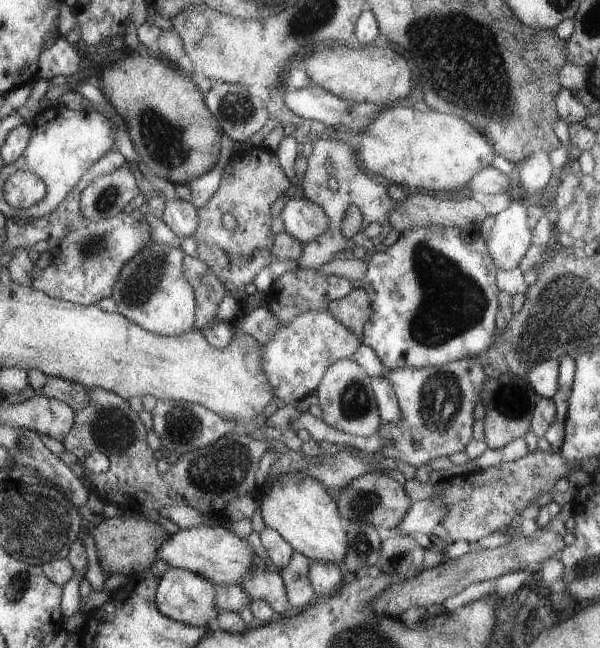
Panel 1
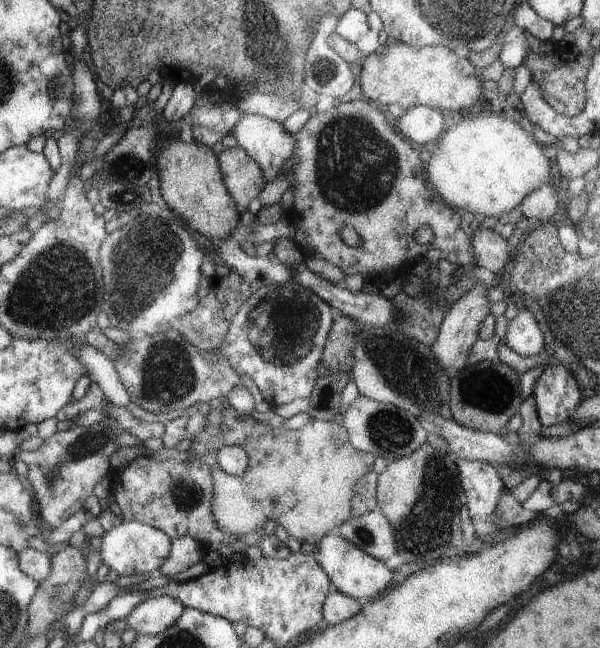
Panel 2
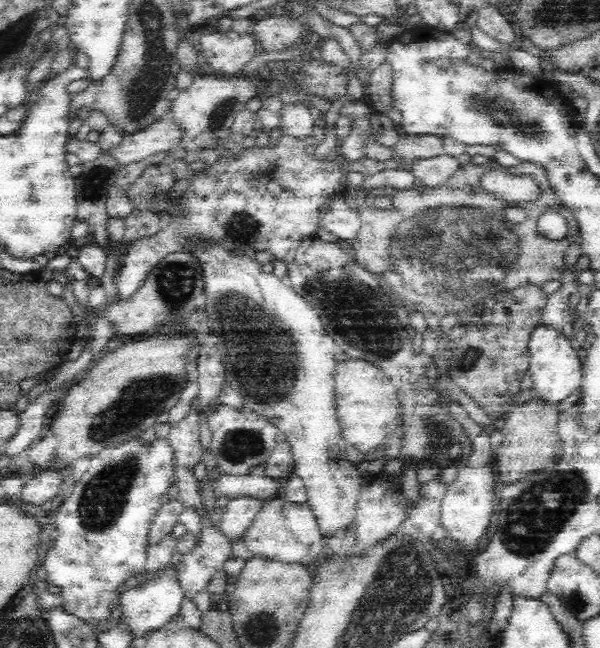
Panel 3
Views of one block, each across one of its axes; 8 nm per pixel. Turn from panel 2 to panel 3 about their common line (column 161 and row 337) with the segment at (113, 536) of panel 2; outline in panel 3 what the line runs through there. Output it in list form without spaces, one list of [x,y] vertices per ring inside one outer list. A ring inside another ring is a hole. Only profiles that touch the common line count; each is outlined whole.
[[[544,317],[532,330],[528,342],[529,371],[533,388],[539,398],[544,399],[548,406],[558,407],[576,388],[581,386],[583,362],[578,357],[577,345],[566,338],[559,330],[546,324]]]

